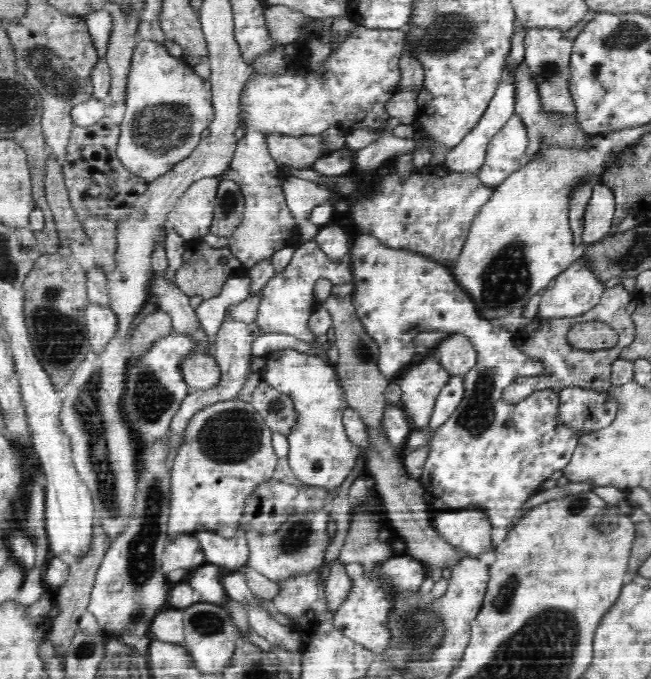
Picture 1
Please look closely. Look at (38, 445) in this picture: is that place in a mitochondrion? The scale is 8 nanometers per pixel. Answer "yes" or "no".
no

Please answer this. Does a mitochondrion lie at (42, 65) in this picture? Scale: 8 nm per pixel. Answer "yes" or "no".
yes

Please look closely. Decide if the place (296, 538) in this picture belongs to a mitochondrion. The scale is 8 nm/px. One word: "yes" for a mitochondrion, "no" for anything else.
yes

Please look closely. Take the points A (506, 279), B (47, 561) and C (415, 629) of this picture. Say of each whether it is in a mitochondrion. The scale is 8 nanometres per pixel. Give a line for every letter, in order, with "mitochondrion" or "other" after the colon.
A: mitochondrion
B: other
C: mitochondrion

